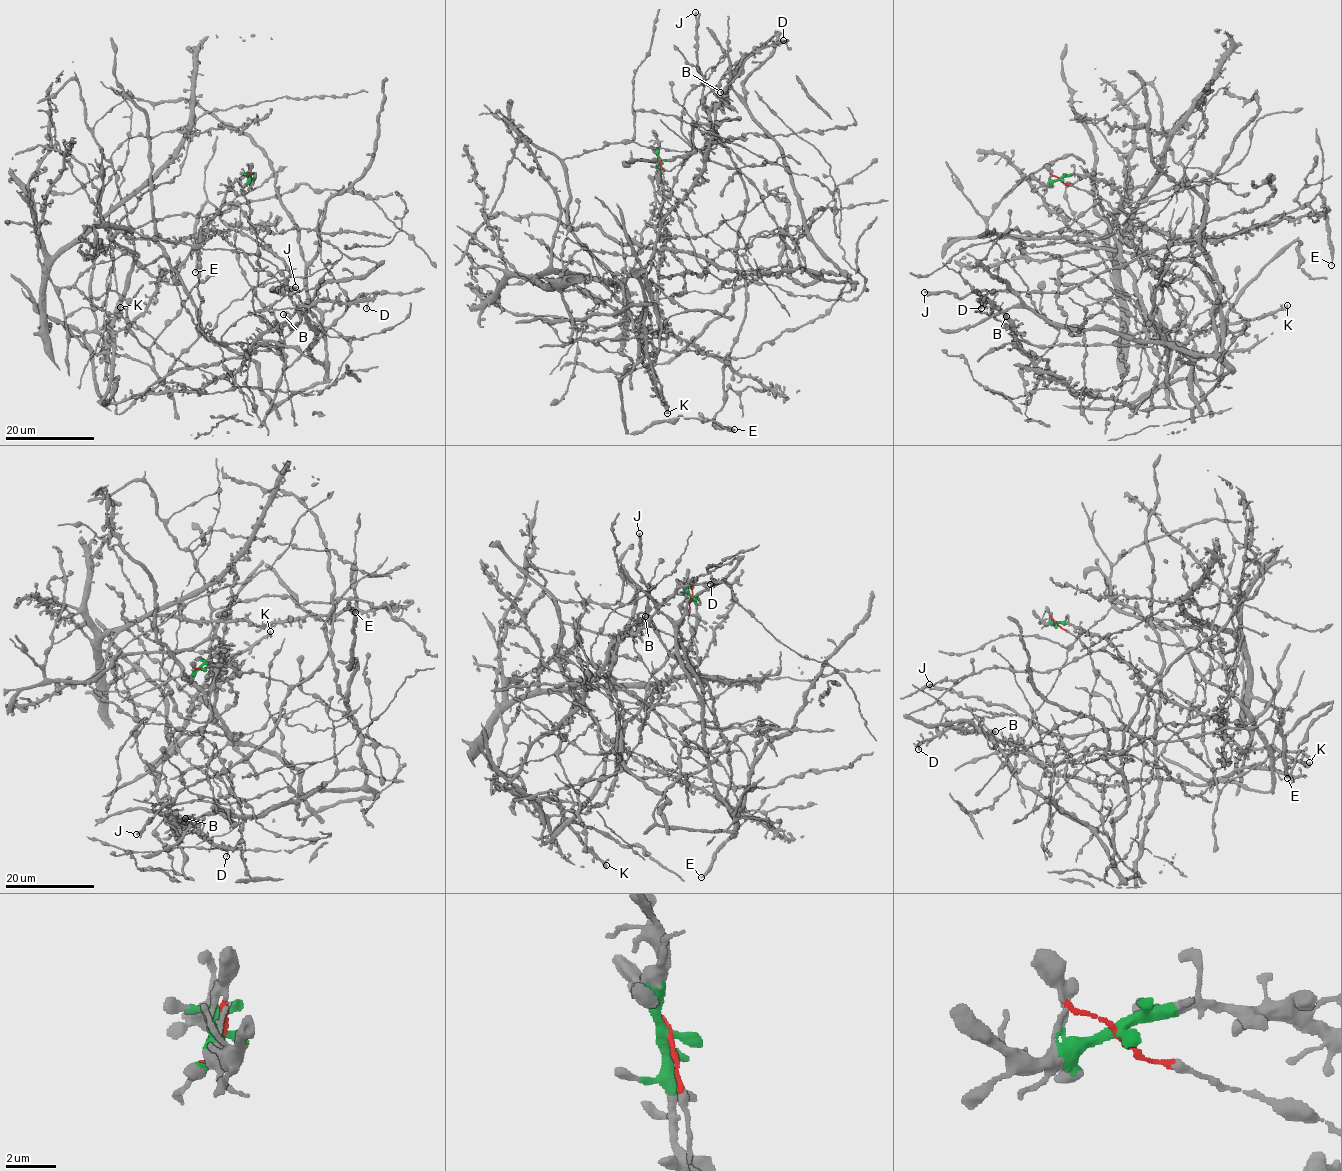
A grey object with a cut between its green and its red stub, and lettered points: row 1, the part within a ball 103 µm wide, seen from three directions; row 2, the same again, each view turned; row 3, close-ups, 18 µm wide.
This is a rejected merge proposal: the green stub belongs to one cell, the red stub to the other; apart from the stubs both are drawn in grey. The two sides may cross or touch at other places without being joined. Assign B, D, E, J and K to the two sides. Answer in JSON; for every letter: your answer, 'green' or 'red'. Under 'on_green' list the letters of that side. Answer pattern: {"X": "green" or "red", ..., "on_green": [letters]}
{"B": "green", "D": "green", "E": "red", "J": "red", "K": "green", "on_green": ["B", "D", "K"]}

